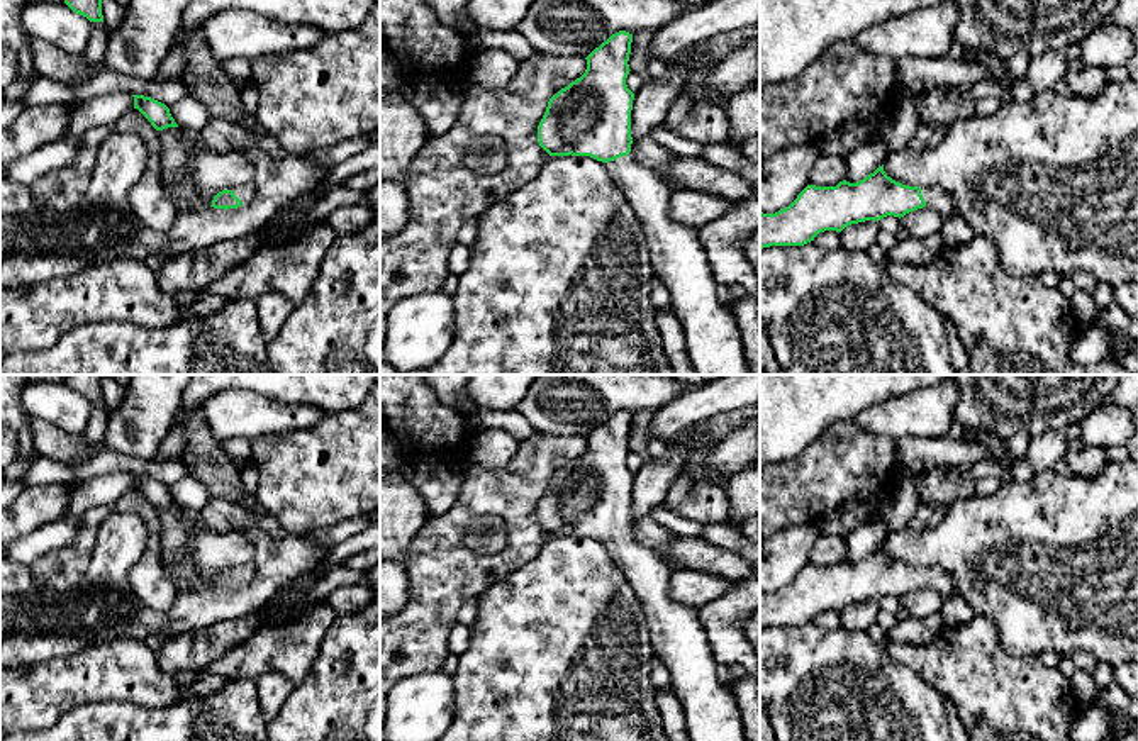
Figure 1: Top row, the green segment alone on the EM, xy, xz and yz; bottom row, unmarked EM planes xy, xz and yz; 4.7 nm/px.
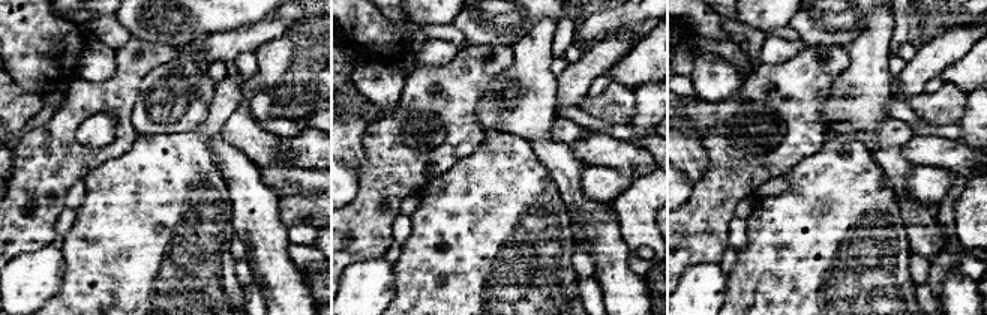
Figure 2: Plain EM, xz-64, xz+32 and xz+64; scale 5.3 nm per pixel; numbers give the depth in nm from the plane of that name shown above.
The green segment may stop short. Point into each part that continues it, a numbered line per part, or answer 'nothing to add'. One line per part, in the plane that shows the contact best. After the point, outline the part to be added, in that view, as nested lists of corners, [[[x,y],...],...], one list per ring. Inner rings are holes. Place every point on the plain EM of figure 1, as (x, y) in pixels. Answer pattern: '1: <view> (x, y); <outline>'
1: xz (679, 640); [[[631,534],[609,541],[607,549],[639,599],[653,653],[670,671],[690,741],[746,741],[734,694],[716,675],[699,610],[670,597],[673,570]]]

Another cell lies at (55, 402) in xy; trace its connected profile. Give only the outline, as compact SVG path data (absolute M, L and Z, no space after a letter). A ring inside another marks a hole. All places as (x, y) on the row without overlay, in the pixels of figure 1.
M27 382L20 402L29 415L68 434L81 434L92 415L92 402L64 382Z

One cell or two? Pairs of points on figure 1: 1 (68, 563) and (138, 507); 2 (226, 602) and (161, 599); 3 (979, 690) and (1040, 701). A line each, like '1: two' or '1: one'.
1: one
2: two
3: one

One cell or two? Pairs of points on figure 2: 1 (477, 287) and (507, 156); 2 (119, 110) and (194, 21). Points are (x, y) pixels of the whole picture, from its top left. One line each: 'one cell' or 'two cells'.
1: one cell
2: two cells

